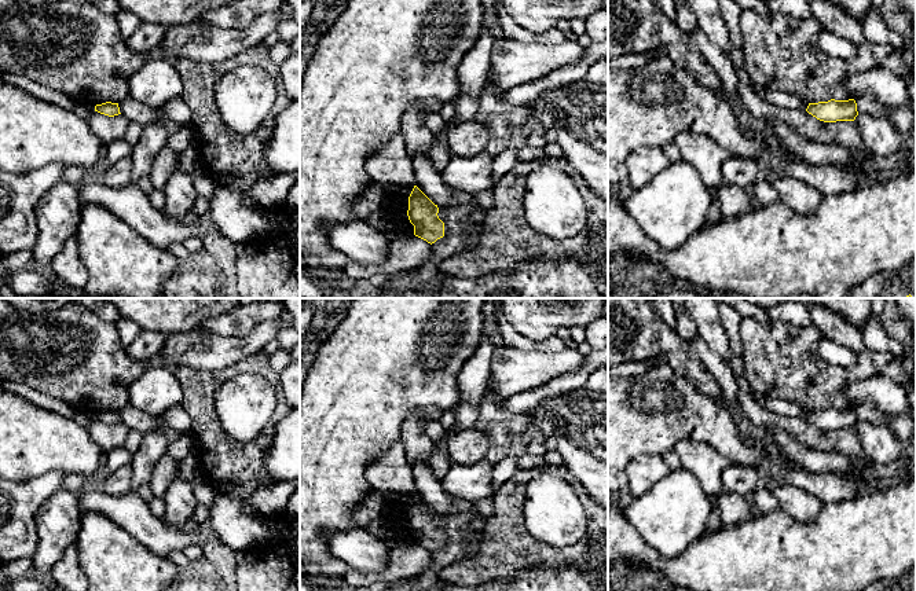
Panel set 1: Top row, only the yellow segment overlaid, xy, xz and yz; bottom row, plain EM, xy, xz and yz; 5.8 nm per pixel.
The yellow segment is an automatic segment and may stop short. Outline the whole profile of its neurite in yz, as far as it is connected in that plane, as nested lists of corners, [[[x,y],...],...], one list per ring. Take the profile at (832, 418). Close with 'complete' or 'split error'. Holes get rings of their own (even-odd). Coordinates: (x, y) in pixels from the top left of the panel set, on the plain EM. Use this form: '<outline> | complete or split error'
[[[854,407],[809,411],[806,419],[824,430],[854,429],[858,423]]] | complete

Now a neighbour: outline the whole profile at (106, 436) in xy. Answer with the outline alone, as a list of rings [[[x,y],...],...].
[[[95,419],[88,429],[95,444],[100,447],[105,454],[124,445],[128,430],[122,422],[109,425],[98,419]]]

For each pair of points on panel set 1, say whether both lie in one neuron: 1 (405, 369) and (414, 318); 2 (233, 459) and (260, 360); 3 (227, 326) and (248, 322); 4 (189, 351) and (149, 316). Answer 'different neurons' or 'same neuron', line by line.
1: same neuron
2: same neuron
3: same neuron
4: different neurons

